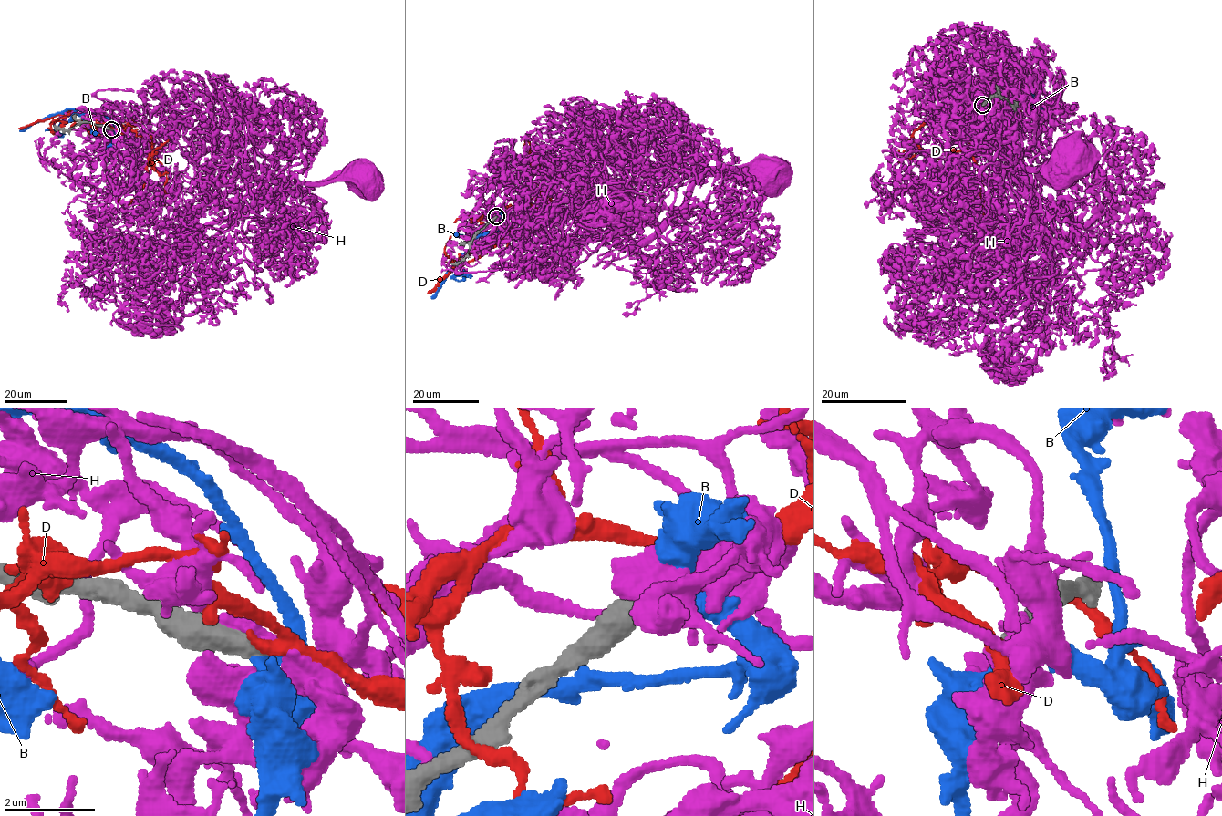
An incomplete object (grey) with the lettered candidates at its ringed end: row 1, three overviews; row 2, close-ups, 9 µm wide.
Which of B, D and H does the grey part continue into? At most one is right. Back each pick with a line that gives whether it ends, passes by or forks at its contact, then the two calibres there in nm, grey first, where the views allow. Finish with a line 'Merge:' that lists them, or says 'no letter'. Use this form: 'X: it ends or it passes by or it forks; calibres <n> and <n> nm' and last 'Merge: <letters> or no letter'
Merge: no letter

